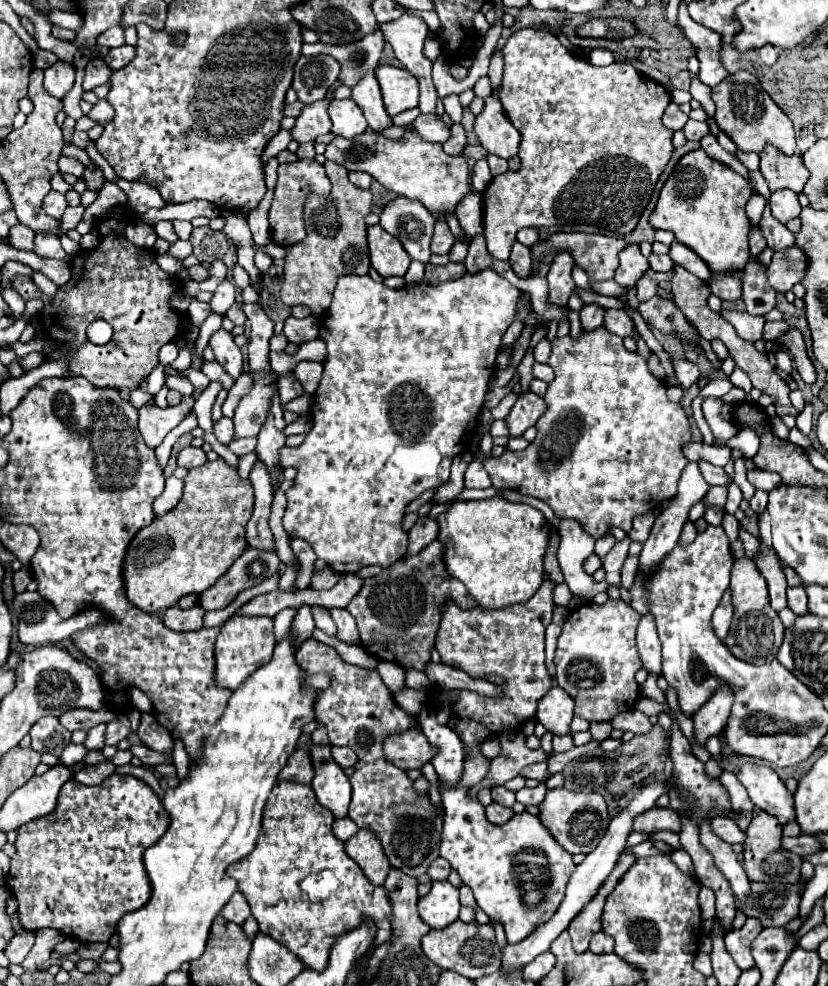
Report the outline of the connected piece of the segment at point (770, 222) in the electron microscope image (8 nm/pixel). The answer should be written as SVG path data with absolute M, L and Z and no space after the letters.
M766 204L766 210L762 214L762 220L760 220L760 228L762 228L762 234L764 238L768 240L768 246L778 252L778 250L784 250L788 246L794 244L794 234L782 224L778 222L772 214L770 214L770 206Z

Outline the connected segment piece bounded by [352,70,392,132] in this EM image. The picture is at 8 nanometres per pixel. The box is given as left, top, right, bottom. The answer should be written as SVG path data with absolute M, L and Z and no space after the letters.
M370 70L370 74L364 74L362 80L352 88L352 100L362 108L368 126L374 132L392 126L392 120L382 104L382 94L380 94L378 80L374 78L374 70Z

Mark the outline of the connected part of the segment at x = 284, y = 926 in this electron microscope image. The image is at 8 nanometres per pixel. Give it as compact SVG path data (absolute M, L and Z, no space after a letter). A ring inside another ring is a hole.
M280 780L266 802L256 848L242 862L234 862L232 866L236 868L230 868L230 876L236 878L238 890L246 896L260 930L296 954L306 968L314 970L326 968L334 940L356 928L362 922L362 914L372 916L378 926L376 946L390 938L392 906L388 894L384 886L370 884L362 868L344 854L344 842L334 838L332 822L334 816L324 806L318 806L312 786ZM322 870L334 872L340 882L338 890L320 902L310 902L300 888L300 880Z

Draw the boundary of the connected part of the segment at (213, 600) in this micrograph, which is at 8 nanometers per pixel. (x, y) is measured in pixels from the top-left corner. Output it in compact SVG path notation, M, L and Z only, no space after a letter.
M246 548L244 554L230 566L230 570L218 578L218 582L200 594L200 606L204 610L226 608L242 590L258 586L262 580L278 574L280 558L274 552Z

